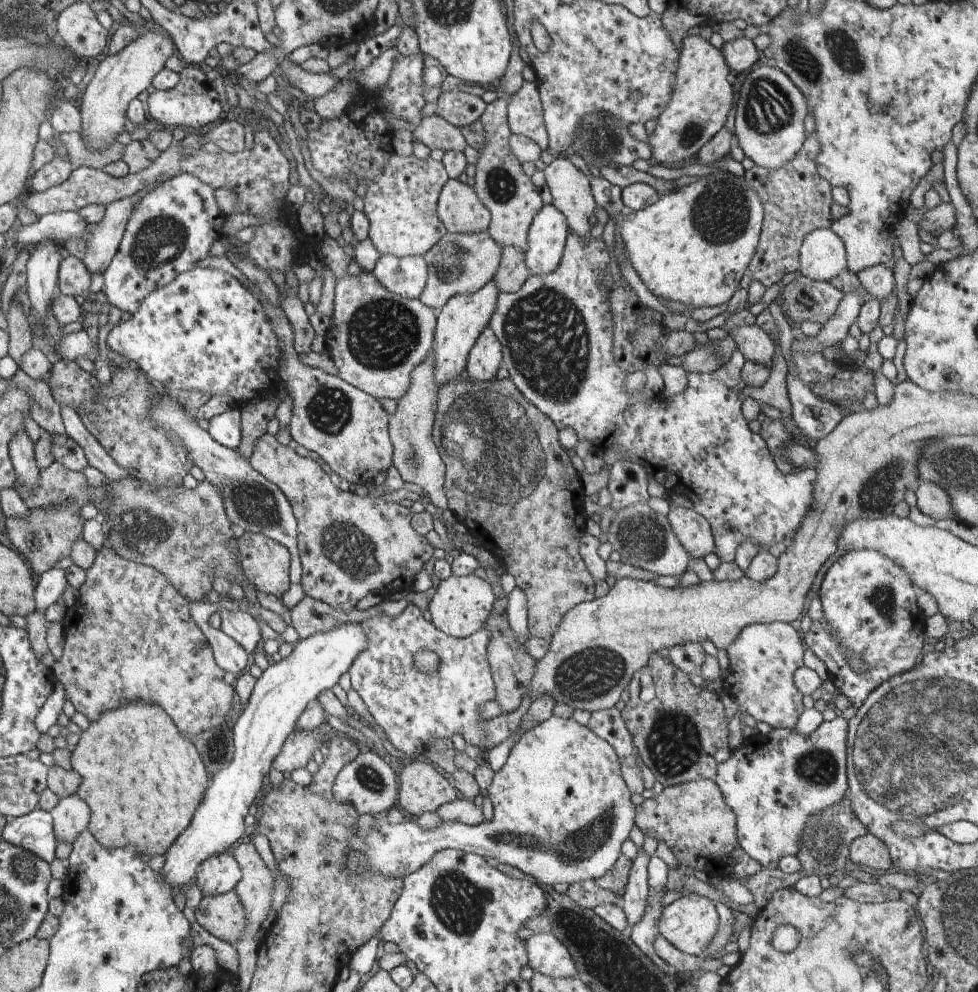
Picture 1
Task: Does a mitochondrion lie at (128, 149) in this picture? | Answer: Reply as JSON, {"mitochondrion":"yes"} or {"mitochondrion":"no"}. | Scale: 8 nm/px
{"mitochondrion":"no"}

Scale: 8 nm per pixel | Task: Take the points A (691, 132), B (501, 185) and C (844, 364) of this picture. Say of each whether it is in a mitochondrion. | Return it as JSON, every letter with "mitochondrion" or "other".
{"A":"mitochondrion","B":"mitochondrion","C":"other"}

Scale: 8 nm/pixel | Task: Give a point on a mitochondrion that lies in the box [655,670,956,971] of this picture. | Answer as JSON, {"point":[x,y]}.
{"point":[825,842]}

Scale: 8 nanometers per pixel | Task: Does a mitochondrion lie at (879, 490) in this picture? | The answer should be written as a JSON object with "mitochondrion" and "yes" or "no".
{"mitochondrion":"yes"}

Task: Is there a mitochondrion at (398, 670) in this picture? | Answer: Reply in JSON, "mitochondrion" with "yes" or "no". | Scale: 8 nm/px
{"mitochondrion":"no"}

